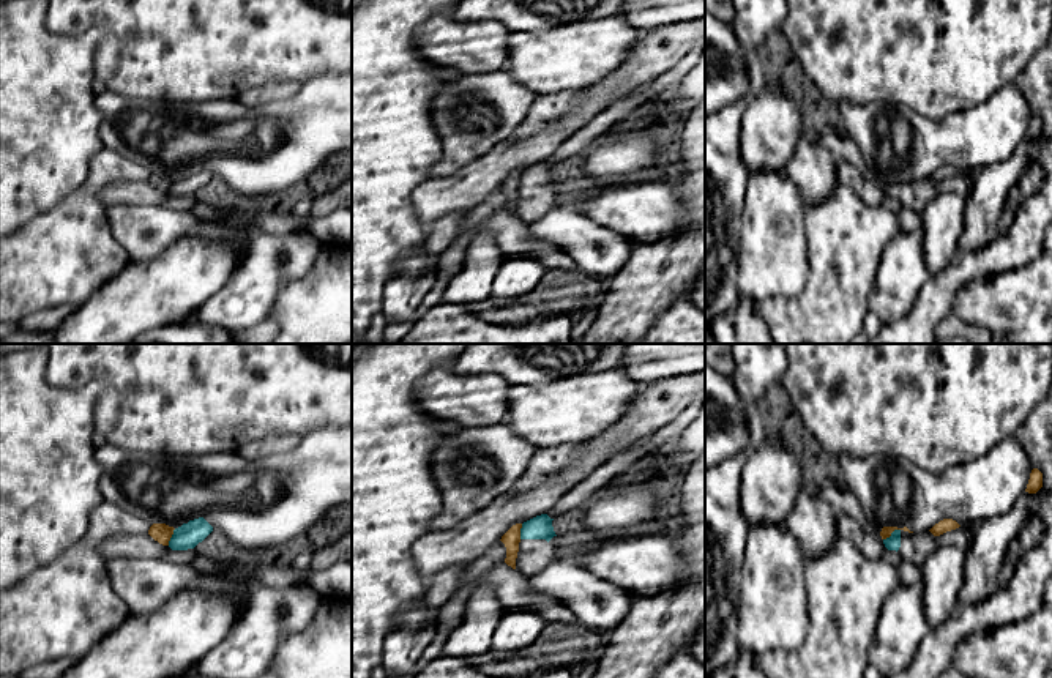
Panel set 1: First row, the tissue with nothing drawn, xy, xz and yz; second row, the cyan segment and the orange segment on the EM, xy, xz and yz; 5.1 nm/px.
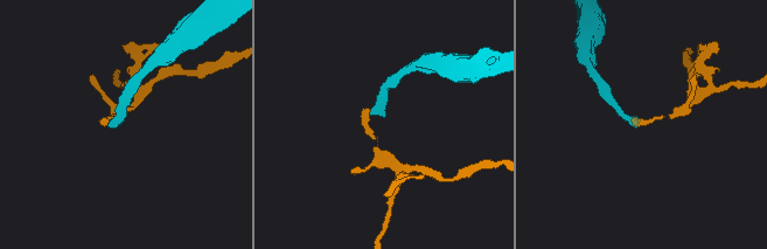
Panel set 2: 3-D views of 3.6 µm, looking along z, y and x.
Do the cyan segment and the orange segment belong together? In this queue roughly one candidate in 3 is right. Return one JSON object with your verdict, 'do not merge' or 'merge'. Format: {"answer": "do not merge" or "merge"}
{"answer": "do not merge"}

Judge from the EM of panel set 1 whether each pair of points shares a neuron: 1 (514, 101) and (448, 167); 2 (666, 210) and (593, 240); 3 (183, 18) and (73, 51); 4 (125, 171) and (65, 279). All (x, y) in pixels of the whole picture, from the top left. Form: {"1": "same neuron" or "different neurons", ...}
{"1": "same neuron", "2": "different neurons", "3": "different neurons", "4": "same neuron"}

